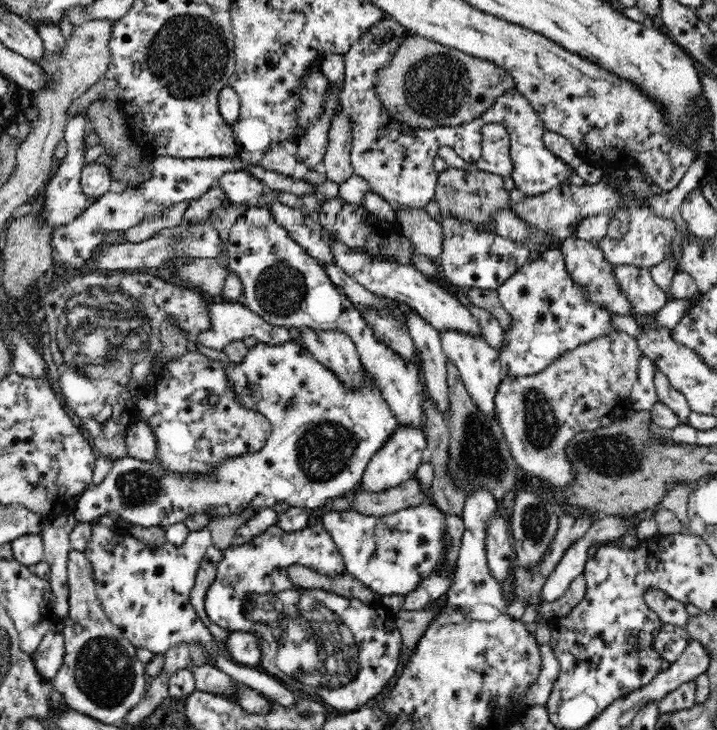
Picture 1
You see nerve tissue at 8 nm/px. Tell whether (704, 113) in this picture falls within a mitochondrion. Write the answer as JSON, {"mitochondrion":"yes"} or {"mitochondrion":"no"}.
{"mitochondrion":"no"}

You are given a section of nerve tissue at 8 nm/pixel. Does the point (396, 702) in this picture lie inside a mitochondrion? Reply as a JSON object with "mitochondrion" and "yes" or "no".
{"mitochondrion":"no"}

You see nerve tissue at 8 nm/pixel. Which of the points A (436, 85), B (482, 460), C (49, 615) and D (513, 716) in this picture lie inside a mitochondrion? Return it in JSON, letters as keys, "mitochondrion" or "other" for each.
{"A":"mitochondrion","B":"mitochondrion","C":"other","D":"other"}

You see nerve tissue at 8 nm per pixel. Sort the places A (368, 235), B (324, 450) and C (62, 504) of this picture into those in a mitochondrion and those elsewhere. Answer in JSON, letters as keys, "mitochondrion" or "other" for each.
{"A":"mitochondrion","B":"mitochondrion","C":"other"}

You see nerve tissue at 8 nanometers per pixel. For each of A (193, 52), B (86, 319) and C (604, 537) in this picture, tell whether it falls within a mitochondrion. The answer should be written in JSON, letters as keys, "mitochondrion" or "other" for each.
{"A":"mitochondrion","B":"mitochondrion","C":"other"}

